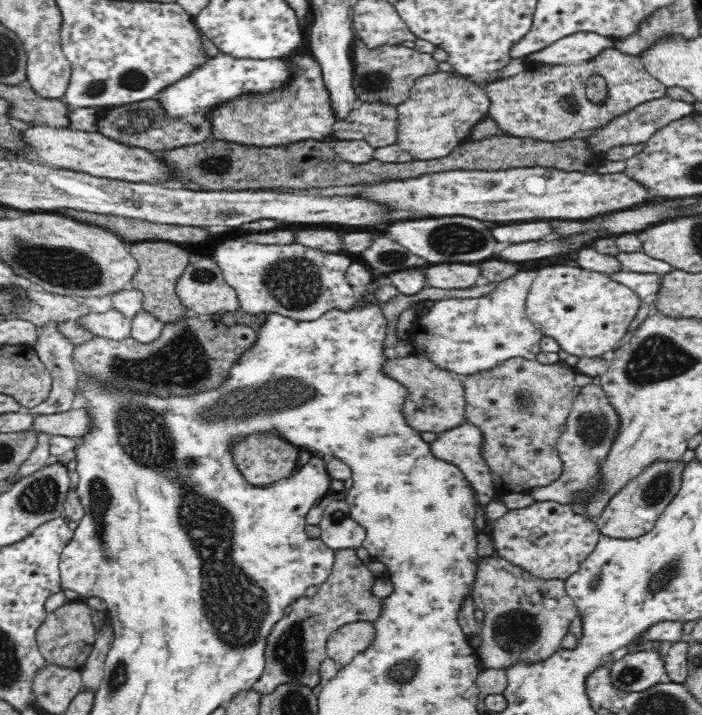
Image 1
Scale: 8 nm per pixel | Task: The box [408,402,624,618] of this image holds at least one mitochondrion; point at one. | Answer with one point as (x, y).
(592, 428)

